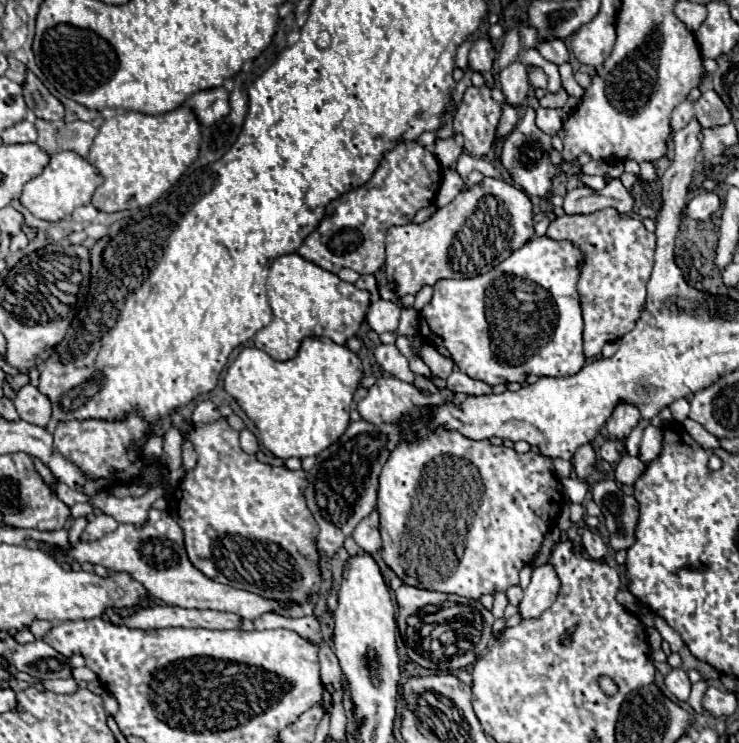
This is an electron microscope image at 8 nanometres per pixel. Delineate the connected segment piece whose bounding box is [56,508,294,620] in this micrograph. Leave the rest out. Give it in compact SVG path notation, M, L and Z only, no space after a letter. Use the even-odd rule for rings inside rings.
M152 508L150 518L146 520L144 526L120 524L116 532L106 534L104 538L96 542L78 542L76 548L68 550L66 558L56 558L56 560L58 562L68 560L68 562L80 562L80 564L90 562L90 564L102 564L104 568L112 572L128 572L150 592L152 598L172 606L182 606L182 608L224 610L224 612L234 612L248 620L256 620L266 612L288 610L294 606L294 602L274 602L274 598L262 598L258 594L236 590L232 586L224 586L206 578L188 560L188 554L184 550L182 528L174 522L174 518L166 510Z

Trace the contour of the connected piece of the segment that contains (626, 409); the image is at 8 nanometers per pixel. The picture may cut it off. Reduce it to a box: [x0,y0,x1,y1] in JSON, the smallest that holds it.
[606,402,640,440]

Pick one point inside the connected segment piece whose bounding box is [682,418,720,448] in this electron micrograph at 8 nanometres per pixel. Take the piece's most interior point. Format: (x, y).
(705, 439)

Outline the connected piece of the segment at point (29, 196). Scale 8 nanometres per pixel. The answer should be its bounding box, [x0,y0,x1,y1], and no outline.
[20,152,104,222]

